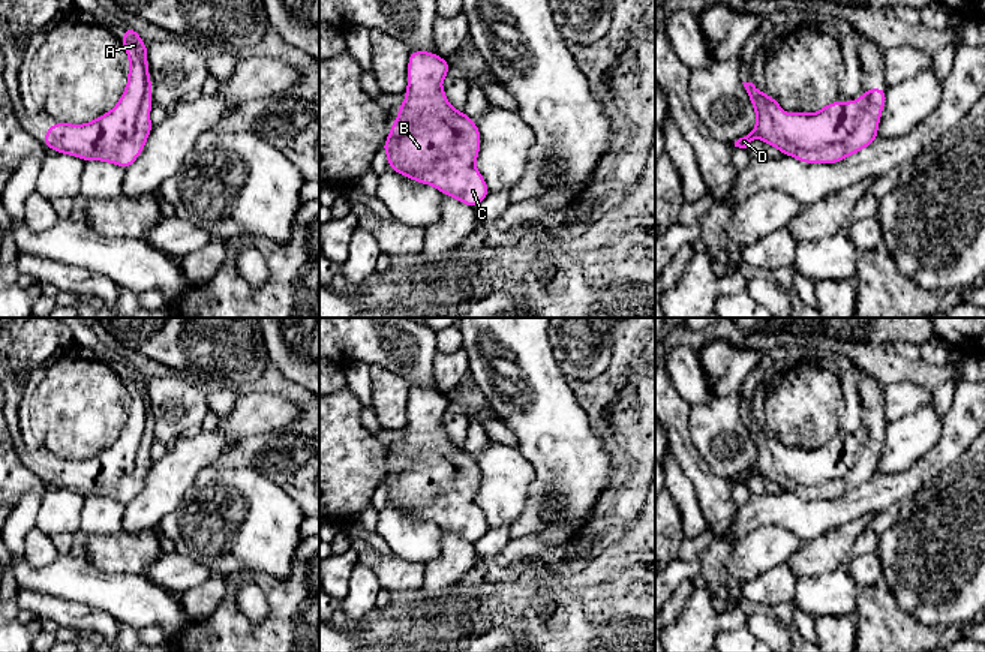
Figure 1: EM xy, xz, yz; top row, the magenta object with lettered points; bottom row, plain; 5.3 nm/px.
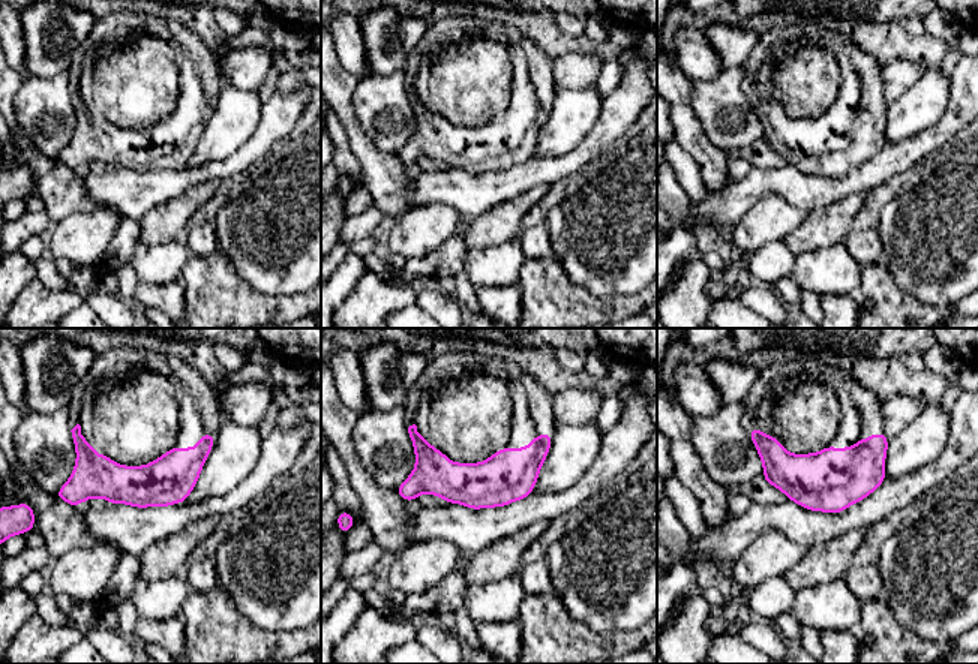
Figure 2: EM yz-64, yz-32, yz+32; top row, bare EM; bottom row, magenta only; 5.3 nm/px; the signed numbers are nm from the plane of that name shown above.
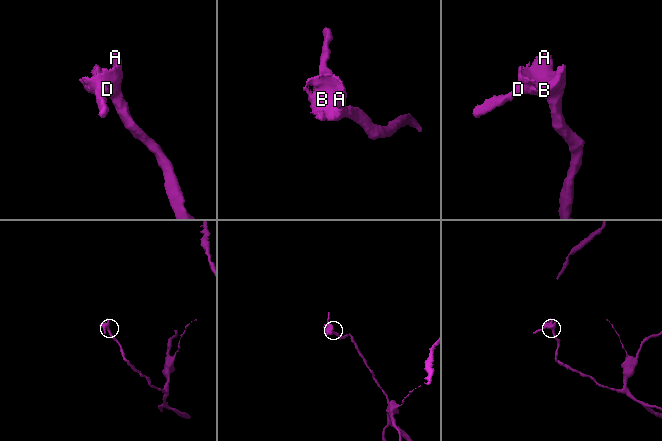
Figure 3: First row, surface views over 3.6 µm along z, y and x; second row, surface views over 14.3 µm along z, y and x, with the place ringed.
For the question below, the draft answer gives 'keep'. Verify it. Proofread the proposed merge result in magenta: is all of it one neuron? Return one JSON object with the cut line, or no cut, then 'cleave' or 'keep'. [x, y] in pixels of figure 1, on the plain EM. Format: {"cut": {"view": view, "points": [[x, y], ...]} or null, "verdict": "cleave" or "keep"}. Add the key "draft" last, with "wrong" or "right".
{"cut": null, "verdict": "keep", "draft": "right"}

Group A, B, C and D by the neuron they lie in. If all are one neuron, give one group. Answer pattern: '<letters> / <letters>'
A B C D

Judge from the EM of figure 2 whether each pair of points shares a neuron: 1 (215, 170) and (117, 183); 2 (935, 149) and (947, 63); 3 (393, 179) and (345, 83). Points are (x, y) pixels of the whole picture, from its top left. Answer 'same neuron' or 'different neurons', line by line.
1: same neuron
2: different neurons
3: same neuron

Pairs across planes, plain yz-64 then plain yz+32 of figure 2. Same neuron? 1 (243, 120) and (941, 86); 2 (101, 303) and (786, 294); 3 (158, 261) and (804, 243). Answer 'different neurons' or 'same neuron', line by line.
1: same neuron
2: different neurons
3: different neurons

